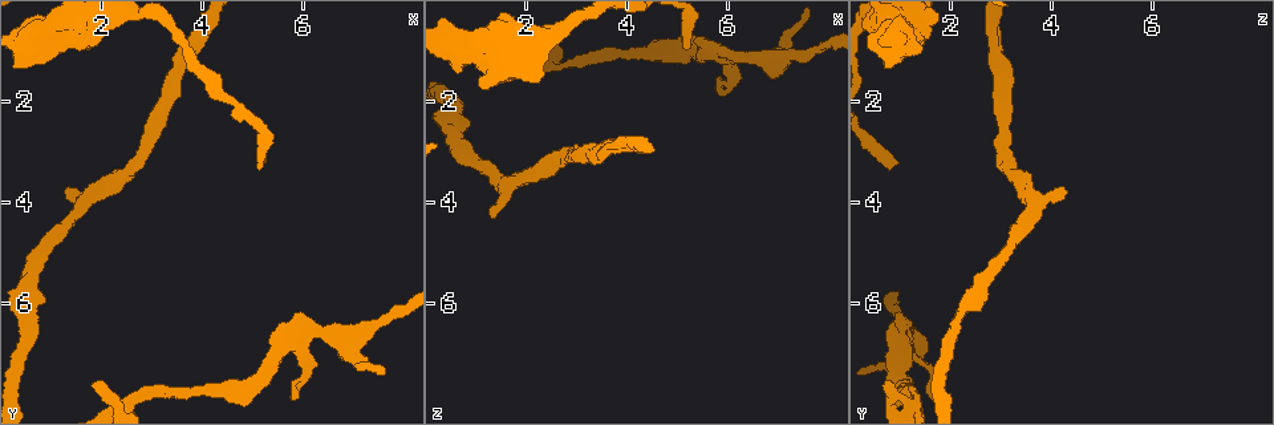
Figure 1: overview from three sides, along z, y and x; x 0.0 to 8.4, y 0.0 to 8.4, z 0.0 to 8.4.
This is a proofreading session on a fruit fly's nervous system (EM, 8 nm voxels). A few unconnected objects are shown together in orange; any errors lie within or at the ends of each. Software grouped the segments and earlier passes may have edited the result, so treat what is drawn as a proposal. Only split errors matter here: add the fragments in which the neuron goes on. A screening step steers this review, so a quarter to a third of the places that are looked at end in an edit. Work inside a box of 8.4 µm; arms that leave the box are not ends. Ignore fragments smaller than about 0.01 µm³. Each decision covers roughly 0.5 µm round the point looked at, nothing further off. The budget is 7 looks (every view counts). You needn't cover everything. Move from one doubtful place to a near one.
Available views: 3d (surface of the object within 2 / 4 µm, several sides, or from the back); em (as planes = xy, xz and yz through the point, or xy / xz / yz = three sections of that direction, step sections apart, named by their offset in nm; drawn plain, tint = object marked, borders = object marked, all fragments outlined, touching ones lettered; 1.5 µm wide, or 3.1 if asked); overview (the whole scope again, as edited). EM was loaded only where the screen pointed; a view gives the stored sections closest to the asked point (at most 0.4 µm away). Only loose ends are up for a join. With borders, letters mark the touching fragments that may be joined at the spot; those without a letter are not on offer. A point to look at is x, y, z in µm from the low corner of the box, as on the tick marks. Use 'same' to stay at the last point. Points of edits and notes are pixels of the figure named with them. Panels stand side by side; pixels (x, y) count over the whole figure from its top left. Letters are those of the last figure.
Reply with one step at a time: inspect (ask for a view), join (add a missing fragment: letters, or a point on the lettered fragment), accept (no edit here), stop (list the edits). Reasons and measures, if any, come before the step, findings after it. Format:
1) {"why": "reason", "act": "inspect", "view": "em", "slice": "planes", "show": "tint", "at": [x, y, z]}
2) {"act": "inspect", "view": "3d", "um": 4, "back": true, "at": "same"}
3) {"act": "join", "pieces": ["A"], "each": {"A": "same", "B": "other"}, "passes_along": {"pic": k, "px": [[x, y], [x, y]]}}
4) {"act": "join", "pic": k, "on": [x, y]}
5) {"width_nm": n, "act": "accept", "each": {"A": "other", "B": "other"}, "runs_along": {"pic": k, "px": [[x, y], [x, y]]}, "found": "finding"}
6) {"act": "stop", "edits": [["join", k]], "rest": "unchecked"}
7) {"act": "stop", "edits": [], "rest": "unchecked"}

{"why": "branch stops here", "act": "inspect", "view": "3d", "um": 2, "at": [5.25, 3.20, 0.95]}

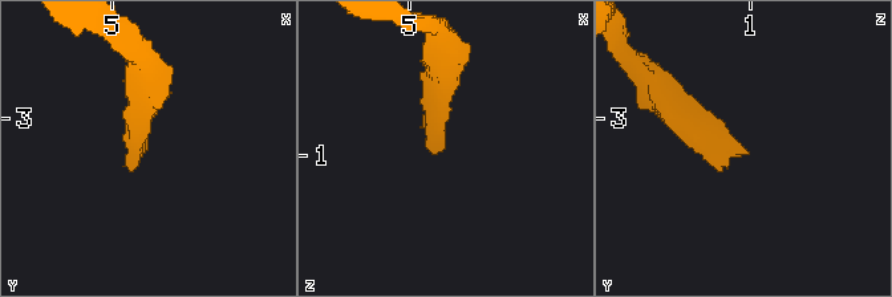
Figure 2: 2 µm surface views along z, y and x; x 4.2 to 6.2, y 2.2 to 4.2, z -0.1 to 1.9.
{"act": "inspect", "view": "em", "slice": "xy", "step": 4, "show": "tint", "at": [5.20, 3.26, 0.96]}

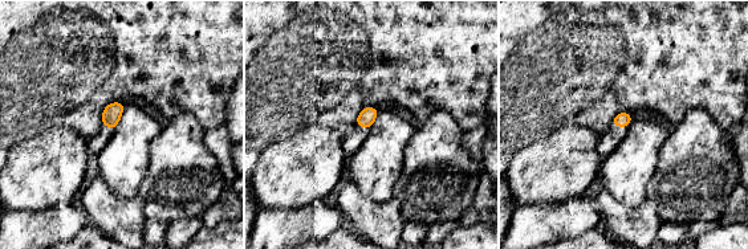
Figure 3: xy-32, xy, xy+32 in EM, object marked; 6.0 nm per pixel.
{"act": "inspect", "view": "em", "slice": "planes", "show": "borders", "at": "same"}

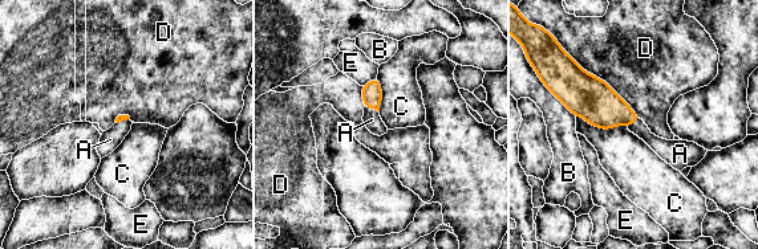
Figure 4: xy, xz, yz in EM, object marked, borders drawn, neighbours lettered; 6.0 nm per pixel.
{"act": "join", "pieces": ["A"], "each": {"A": "same", "B": "other", "C": "other", "D": "other", "E": "other"}, "passes_along": {"pic": 4, "px": [[372, 94], [372, 107], [372, 119]]}, "found": "the neuron continues"}

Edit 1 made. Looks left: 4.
{"act": "inspect", "view": "overview"}

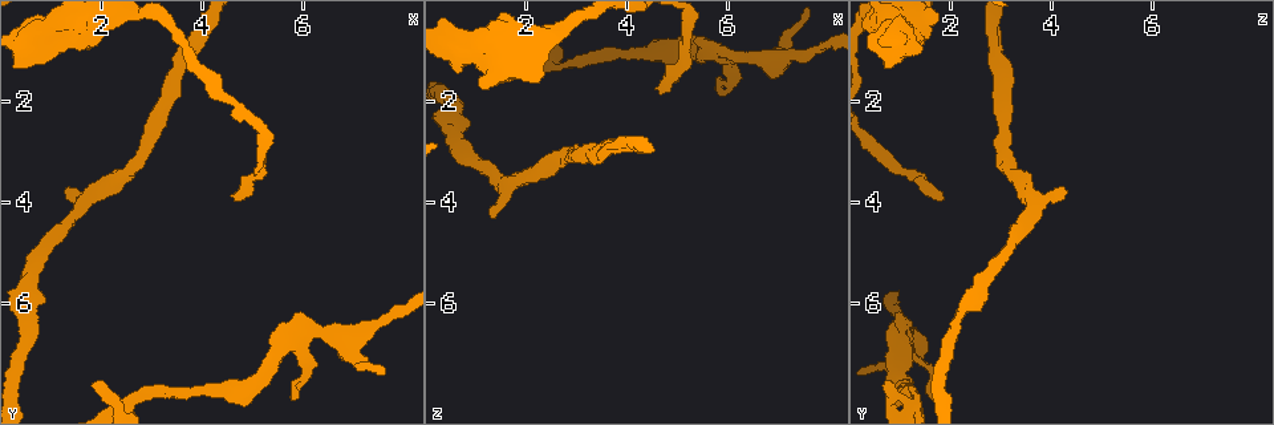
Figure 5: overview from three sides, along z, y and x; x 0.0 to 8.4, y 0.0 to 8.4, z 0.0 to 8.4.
{"why": "an open end", "act": "inspect", "view": "em", "slice": "planes", "show": "borders", "at": [1.85, 7.50, 0.70]}

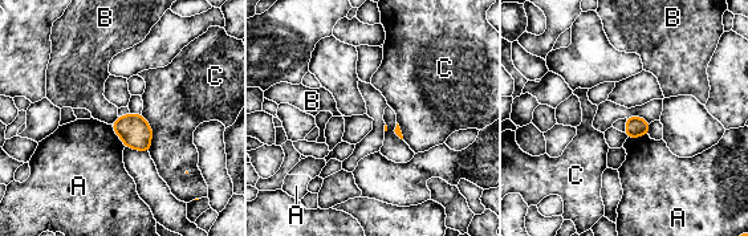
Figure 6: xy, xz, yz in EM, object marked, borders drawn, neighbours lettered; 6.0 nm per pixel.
{"act": "accept", "each": {"A": "other", "B": "other", "C": "other"}, "border": {"pic": 6, "px": [[118, 117], [112, 125]]}, "found": "no lettered fragment goes on from it"}

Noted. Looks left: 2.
{"act": "stop", "edits": [["join", 4]], "rest": "unchecked"}

